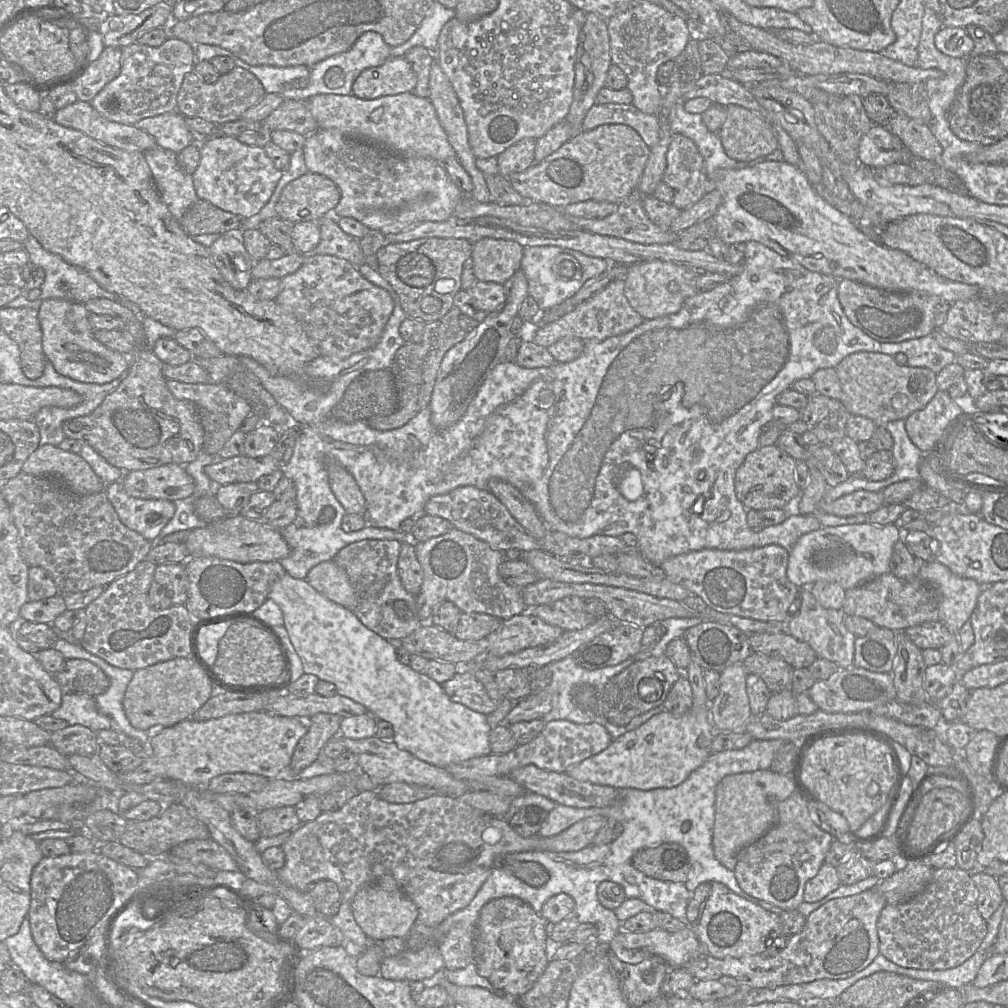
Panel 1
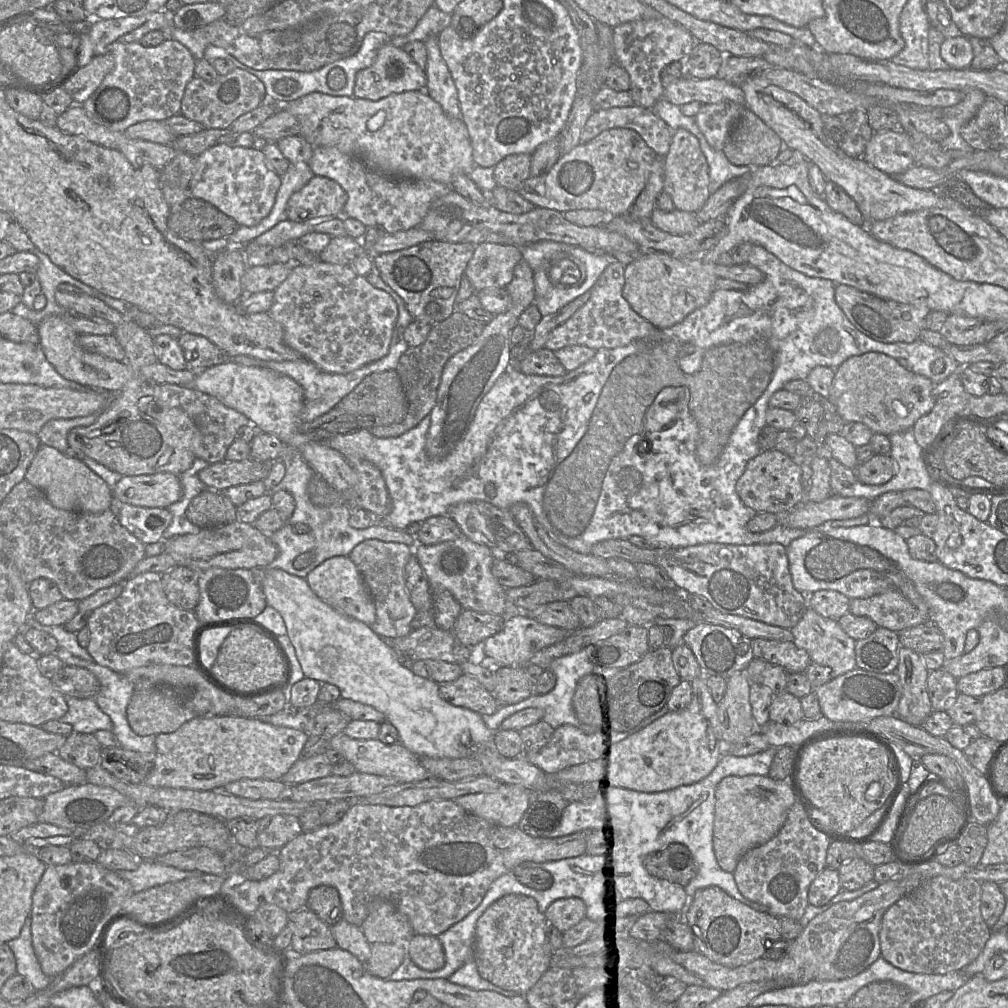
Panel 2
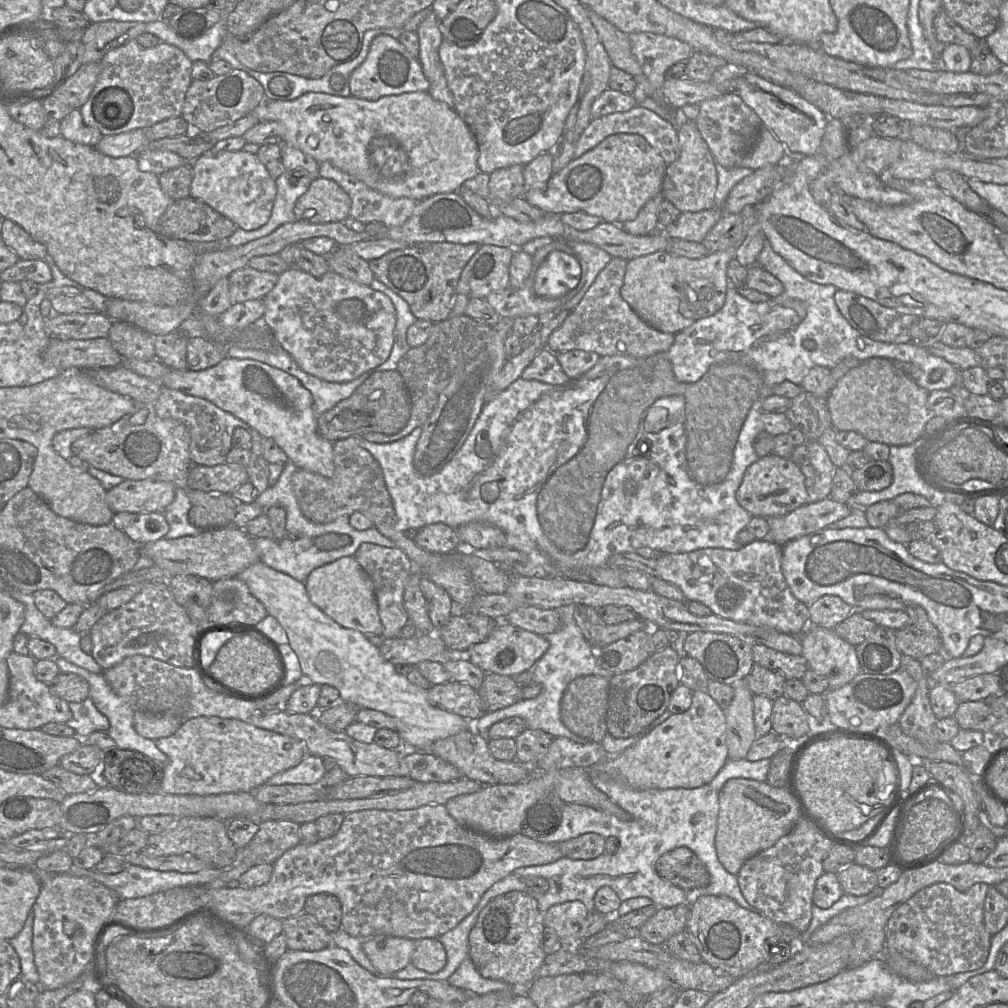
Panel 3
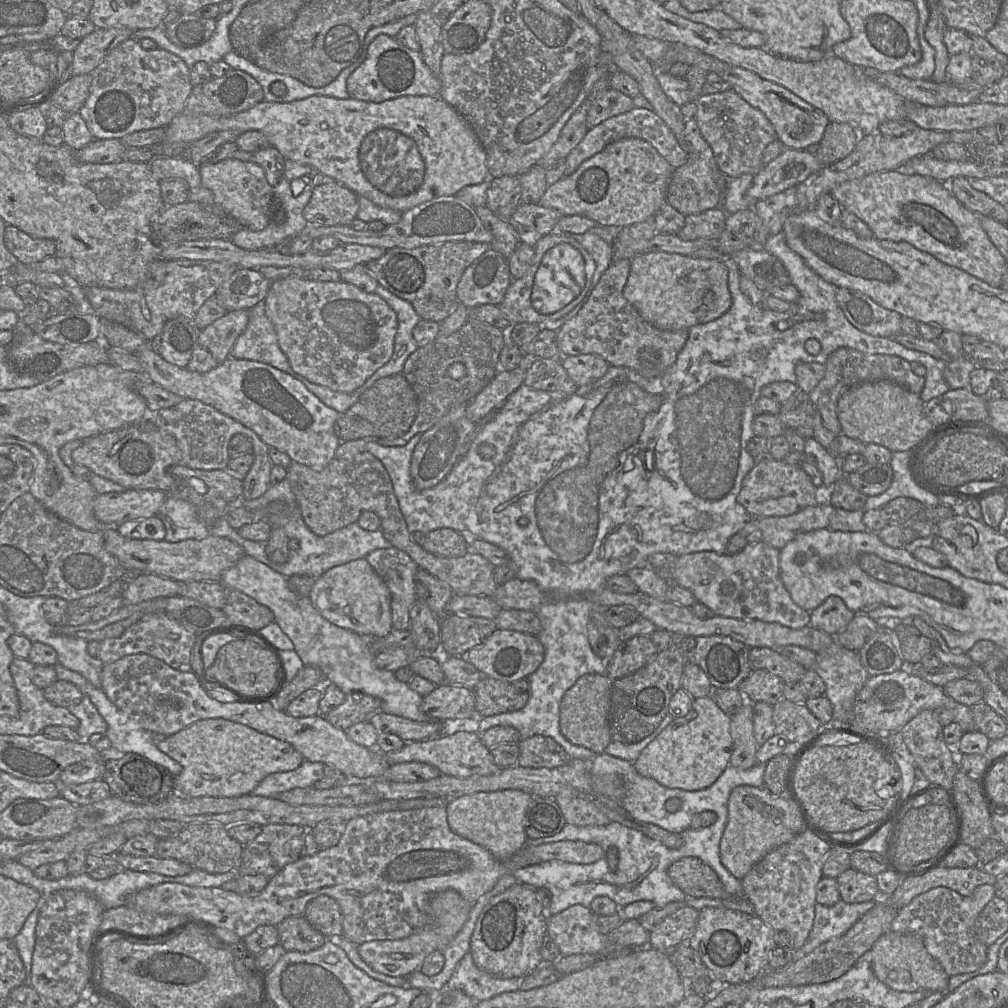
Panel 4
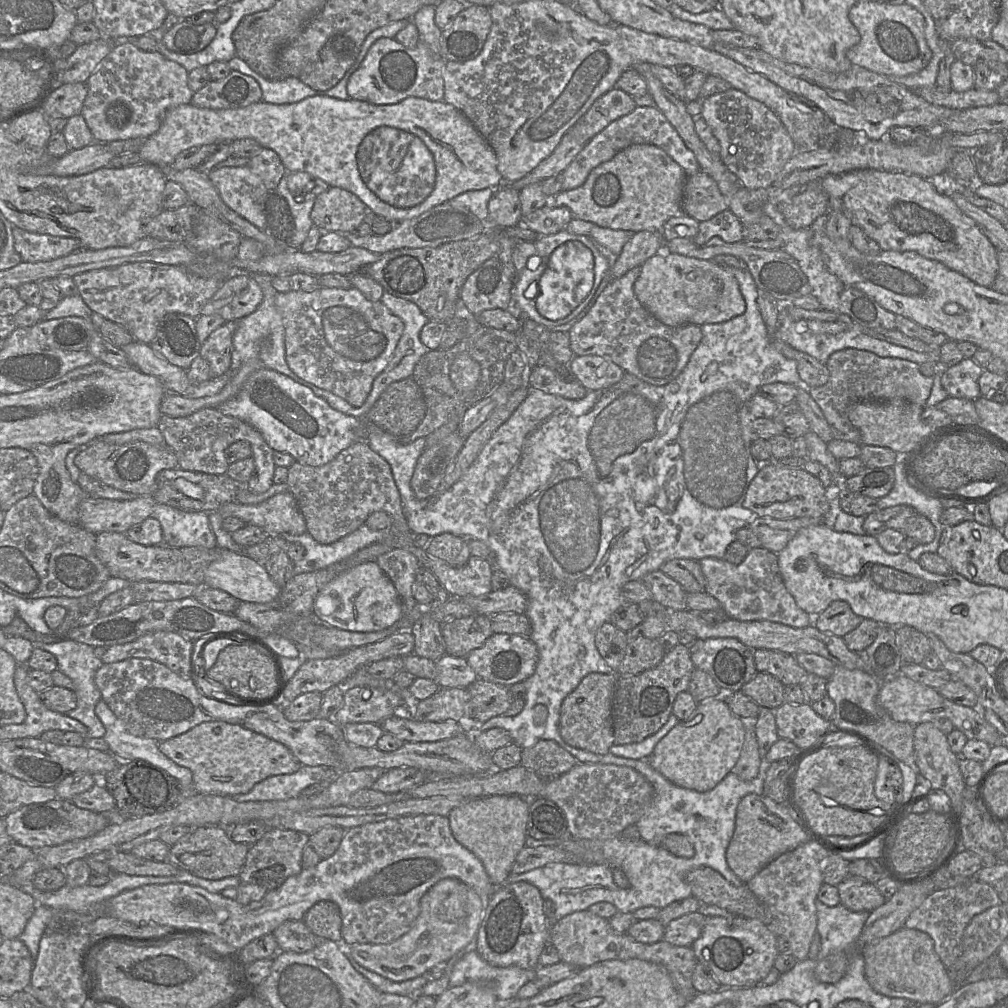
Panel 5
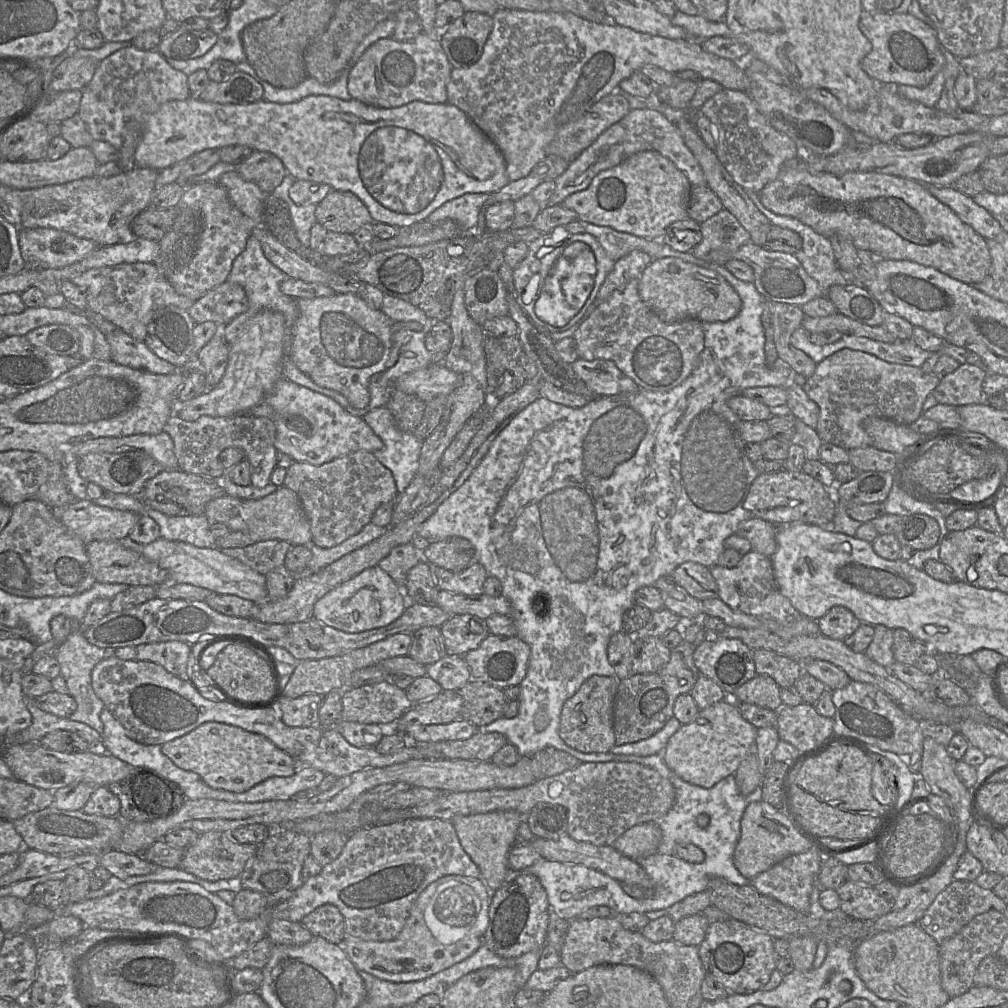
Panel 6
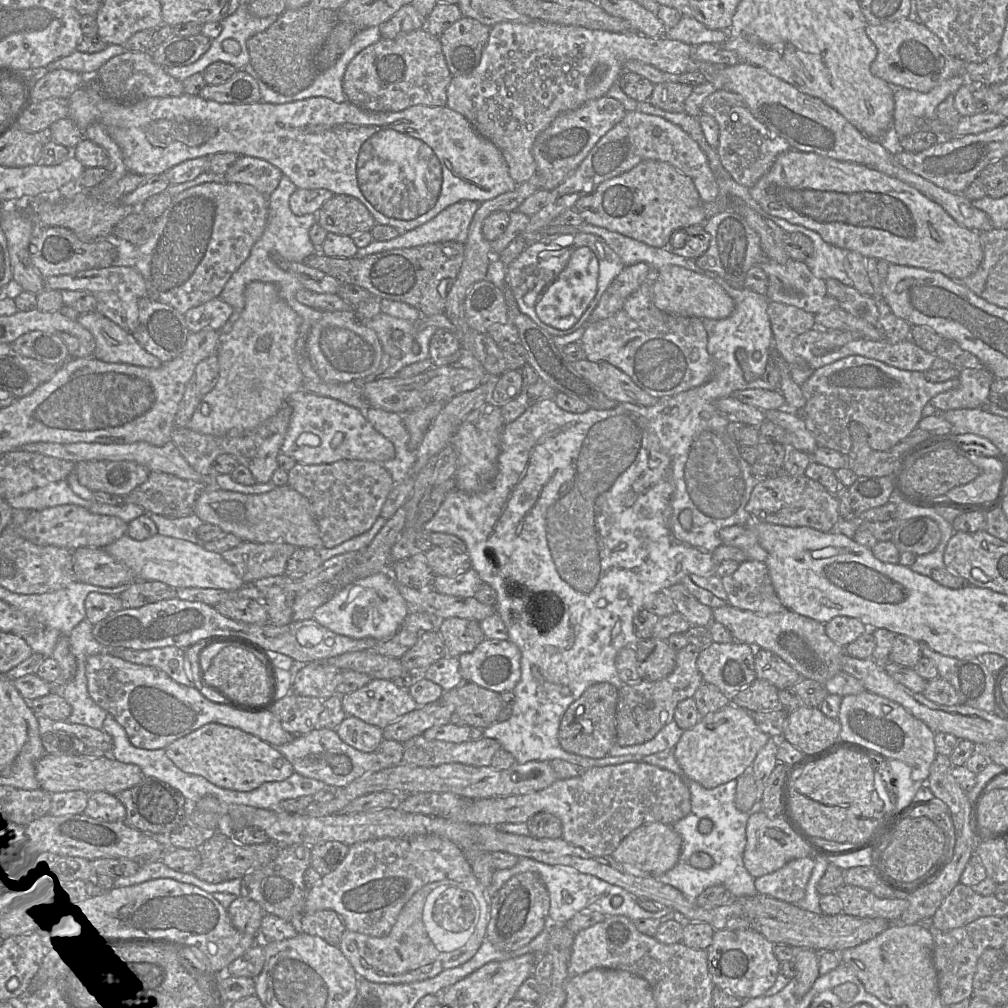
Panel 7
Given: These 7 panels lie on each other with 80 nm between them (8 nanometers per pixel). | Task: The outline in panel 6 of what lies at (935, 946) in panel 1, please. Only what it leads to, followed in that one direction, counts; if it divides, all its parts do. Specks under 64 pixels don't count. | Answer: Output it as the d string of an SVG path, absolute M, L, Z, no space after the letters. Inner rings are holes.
M954 880L937 895L917 924L940 945L956 935L975 916L990 910L1004 913L1006 905L993 890L983 889L975 881Z

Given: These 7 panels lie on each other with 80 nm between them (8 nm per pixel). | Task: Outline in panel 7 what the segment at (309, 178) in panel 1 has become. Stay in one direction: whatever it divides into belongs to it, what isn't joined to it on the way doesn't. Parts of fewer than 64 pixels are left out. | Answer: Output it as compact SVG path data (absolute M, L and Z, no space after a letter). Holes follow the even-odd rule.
M338 194L327 200L317 211L317 220L328 233L355 236L371 231L376 221L357 198Z

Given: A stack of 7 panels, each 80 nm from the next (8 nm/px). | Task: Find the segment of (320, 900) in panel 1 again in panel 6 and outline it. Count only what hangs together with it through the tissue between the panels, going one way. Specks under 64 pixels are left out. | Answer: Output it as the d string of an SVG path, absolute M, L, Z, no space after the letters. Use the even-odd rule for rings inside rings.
M324 904L306 915L300 922L313 936L341 945L344 941L345 920L339 909L332 904Z

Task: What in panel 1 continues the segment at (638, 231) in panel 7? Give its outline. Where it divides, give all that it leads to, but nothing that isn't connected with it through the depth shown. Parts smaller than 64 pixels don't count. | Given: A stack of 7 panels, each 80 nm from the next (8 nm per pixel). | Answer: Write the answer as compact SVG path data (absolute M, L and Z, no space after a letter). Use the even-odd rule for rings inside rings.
M604 124L592 130L582 131L564 143L558 150L522 172L513 173L508 180L527 201L545 203L556 208L586 200L619 204L638 188L651 148L638 132L626 124Z

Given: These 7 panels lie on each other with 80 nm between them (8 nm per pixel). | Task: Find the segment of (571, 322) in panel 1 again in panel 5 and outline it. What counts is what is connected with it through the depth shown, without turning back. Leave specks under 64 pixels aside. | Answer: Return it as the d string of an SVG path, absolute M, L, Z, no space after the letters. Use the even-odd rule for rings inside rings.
M634 267L623 276L610 281L590 311L569 330L570 346L574 356L608 357L625 373L632 374L648 384L664 386L672 382L686 367L701 342L702 330L694 324L670 327L653 316L634 293L634 283L640 271L641 267Z

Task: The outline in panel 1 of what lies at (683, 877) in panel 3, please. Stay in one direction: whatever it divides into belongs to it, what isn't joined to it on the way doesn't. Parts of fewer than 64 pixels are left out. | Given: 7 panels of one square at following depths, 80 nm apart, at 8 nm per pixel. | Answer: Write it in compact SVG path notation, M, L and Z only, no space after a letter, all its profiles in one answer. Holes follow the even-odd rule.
M677 843L640 849L632 857L632 865L650 878L683 884L691 867L686 849Z

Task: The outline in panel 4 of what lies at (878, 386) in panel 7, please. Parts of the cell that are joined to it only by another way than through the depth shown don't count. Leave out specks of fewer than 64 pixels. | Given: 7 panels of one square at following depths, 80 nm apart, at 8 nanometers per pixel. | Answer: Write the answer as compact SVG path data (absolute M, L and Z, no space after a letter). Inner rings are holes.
M839 348L829 355L825 367L824 378L808 394L820 412L825 426L835 437L842 434L837 417L837 404L841 395L849 388L862 383L889 380L920 395L925 385L925 377L916 375L911 369L910 362L894 355L865 354L851 348Z

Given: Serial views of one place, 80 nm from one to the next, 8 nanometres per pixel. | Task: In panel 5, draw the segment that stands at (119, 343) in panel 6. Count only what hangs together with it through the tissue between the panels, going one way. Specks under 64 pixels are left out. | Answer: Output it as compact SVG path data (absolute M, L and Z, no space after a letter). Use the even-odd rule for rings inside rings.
M133 341L121 348L128 357L131 367L142 373L156 377L167 389L187 398L202 398L218 393L229 381L230 374L212 378L204 383L194 385L183 368L169 363L156 354L149 344Z

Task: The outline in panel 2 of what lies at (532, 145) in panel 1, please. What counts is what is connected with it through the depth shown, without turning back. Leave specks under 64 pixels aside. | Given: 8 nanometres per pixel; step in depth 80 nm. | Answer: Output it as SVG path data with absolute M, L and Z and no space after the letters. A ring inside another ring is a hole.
M511 154L494 166L496 185L517 191L523 181L530 177L532 155Z

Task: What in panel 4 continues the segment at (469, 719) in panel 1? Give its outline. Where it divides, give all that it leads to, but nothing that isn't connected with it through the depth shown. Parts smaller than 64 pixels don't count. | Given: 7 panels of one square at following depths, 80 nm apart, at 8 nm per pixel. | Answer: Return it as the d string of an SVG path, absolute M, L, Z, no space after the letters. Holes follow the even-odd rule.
M244 555L234 566L222 574L220 583L225 588L238 590L269 608L274 615L274 622L279 625L292 641L294 651L300 657L303 665L318 667L324 674L325 683L337 686L345 695L358 691L378 698L381 701L381 712L383 713L417 722L431 720L421 710L423 697L420 694L412 690L409 684L397 680L394 672L379 669L375 666L374 659L376 654L371 650L369 643L365 642L357 633L336 626L323 618L313 607L309 597L299 597L289 589L287 579L280 573L253 557Z

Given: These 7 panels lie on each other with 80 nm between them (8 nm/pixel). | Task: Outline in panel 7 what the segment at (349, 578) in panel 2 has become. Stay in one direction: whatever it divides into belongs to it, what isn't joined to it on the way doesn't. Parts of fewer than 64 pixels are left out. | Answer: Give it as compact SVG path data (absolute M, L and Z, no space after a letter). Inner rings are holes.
M378 572L339 589L315 611L313 619L327 629L350 638L387 640L395 635L409 613L397 583L388 572Z

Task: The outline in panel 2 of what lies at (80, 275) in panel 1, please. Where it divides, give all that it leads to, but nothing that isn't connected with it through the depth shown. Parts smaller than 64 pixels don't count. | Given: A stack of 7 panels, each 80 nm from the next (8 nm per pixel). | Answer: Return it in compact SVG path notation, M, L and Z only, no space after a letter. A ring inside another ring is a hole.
M35 248L33 253L39 259L39 265L36 270L36 280L31 285L24 288L21 299L26 307L34 309L35 298L40 293L45 295L46 306L44 309L36 312L36 326L38 326L40 321L47 317L66 314L63 308L59 306L55 300L55 290L59 284L71 284L92 297L97 297L97 295L100 293L96 289L67 274L65 271L55 265L51 259L39 249Z

